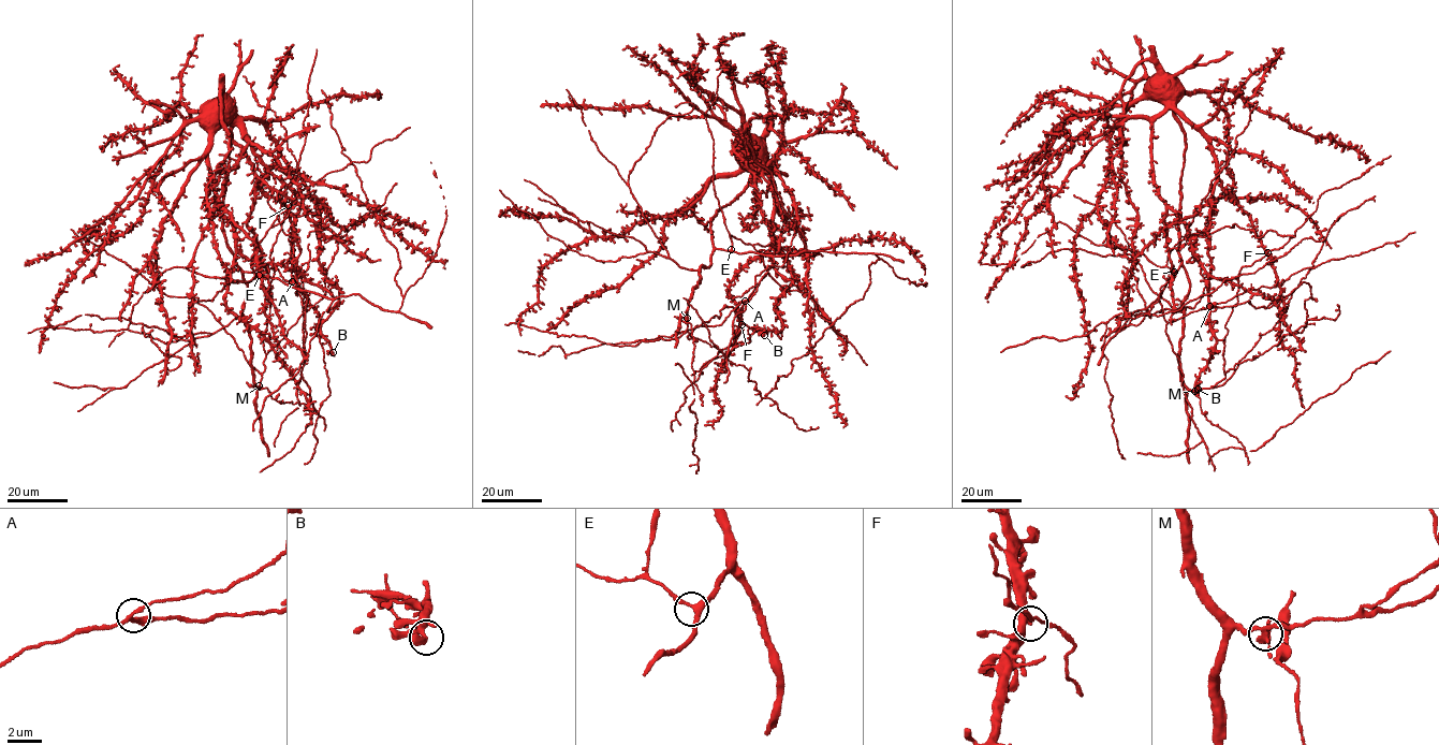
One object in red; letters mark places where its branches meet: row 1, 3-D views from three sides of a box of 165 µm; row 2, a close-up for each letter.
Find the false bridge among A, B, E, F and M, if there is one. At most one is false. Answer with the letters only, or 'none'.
M

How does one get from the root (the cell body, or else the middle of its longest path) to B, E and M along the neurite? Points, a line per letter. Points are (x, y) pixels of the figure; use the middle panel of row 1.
B: (759, 165), (774, 198), (771, 244), (793, 279), (775, 302), (782, 327), (755, 331), (764, 335)
E: (759, 165), (752, 164), (755, 172), (745, 189), (708, 222), (715, 248), (731, 249)
M: (759, 165), (752, 164), (755, 172), (745, 189), (708, 222), (710, 263), (698, 271), (687, 318)

